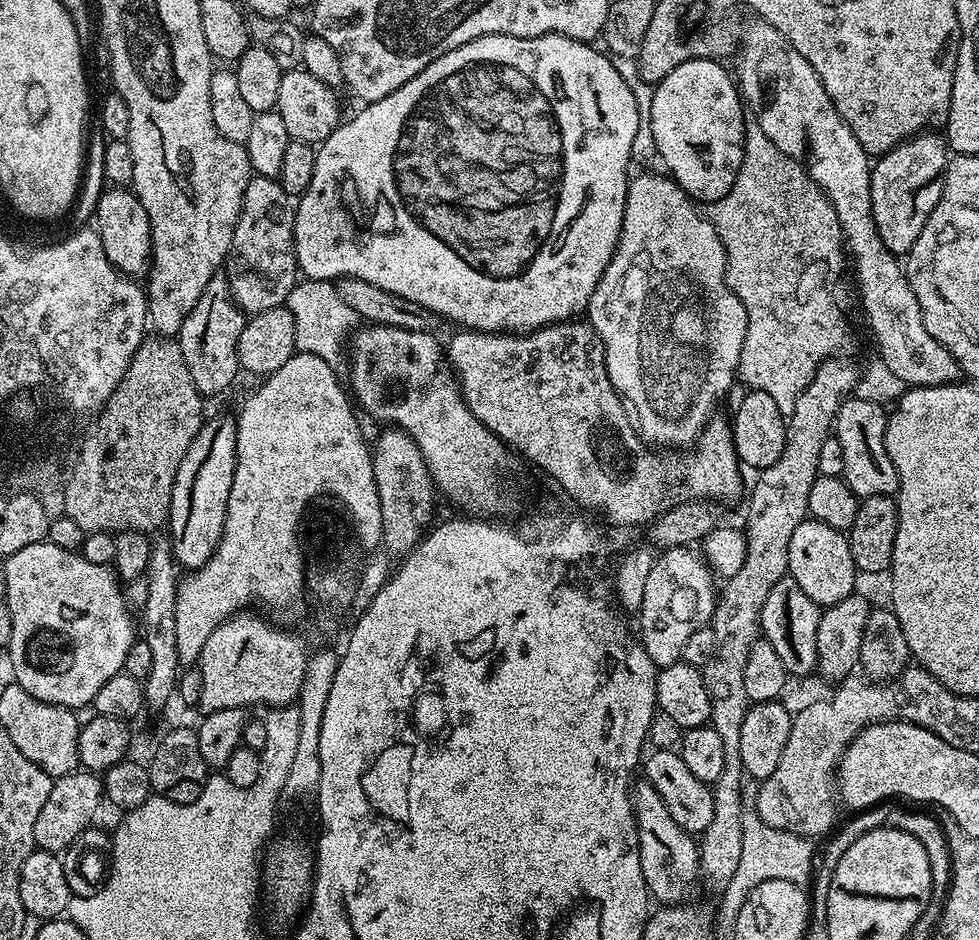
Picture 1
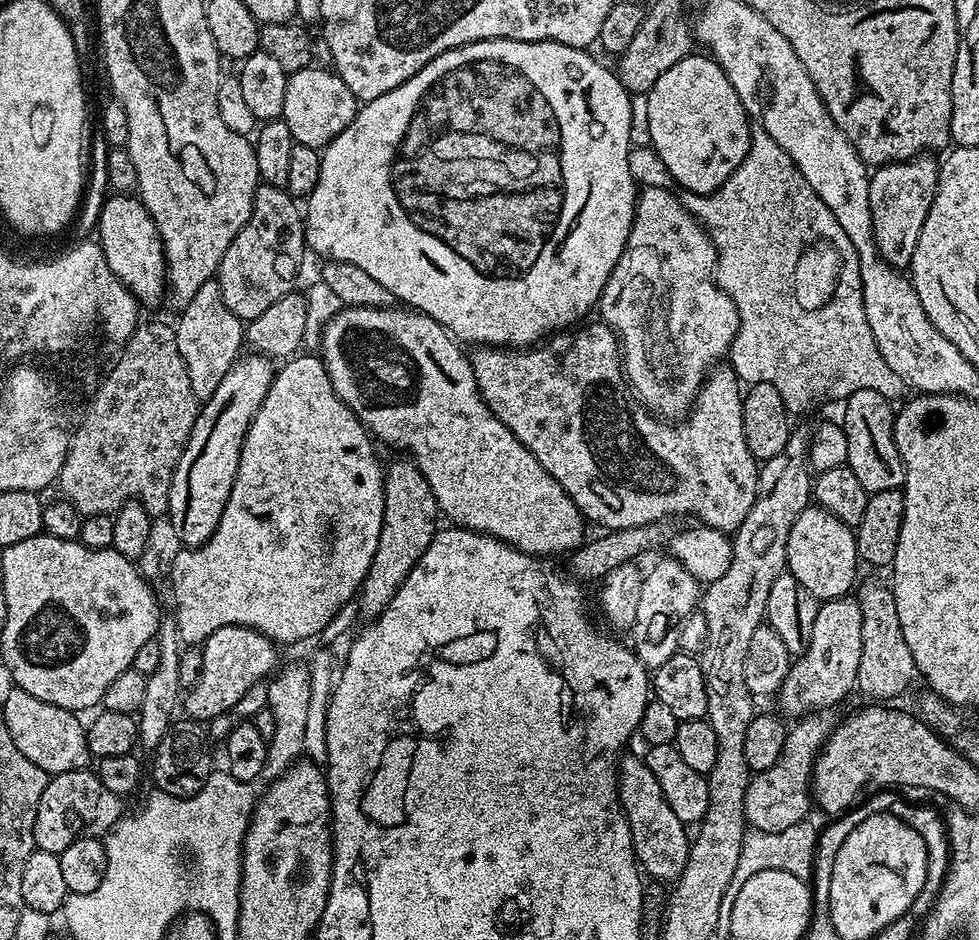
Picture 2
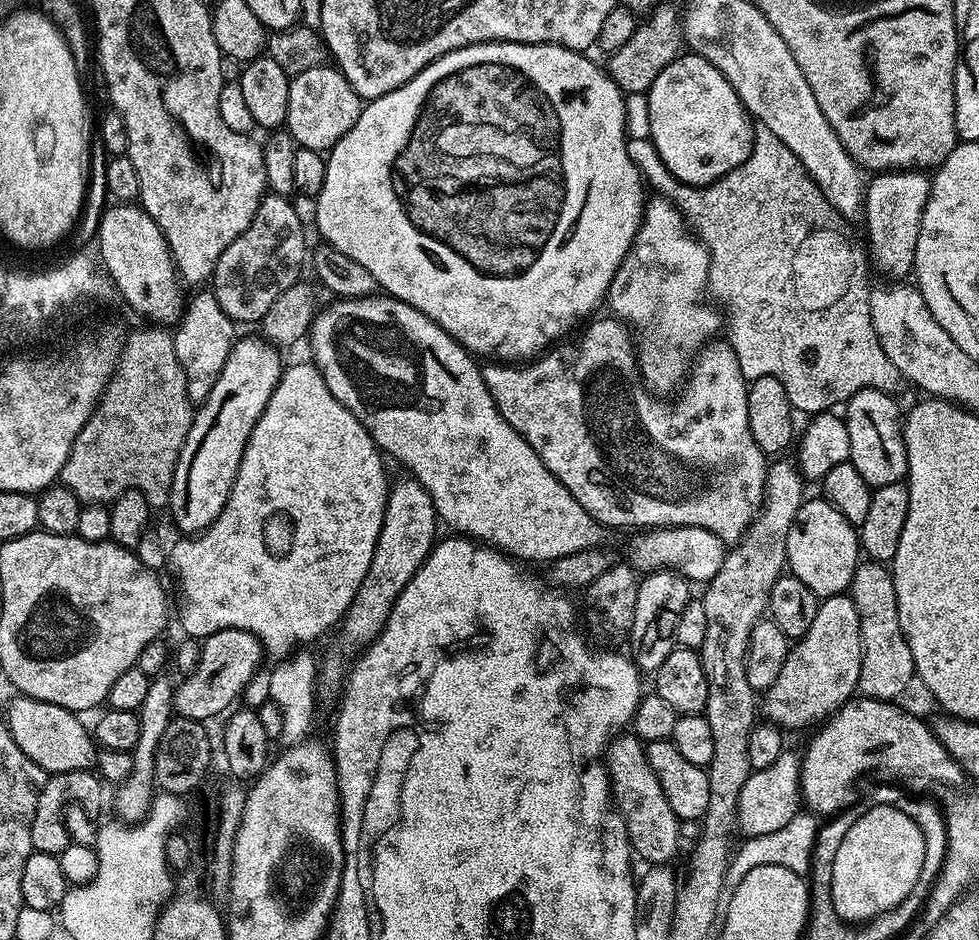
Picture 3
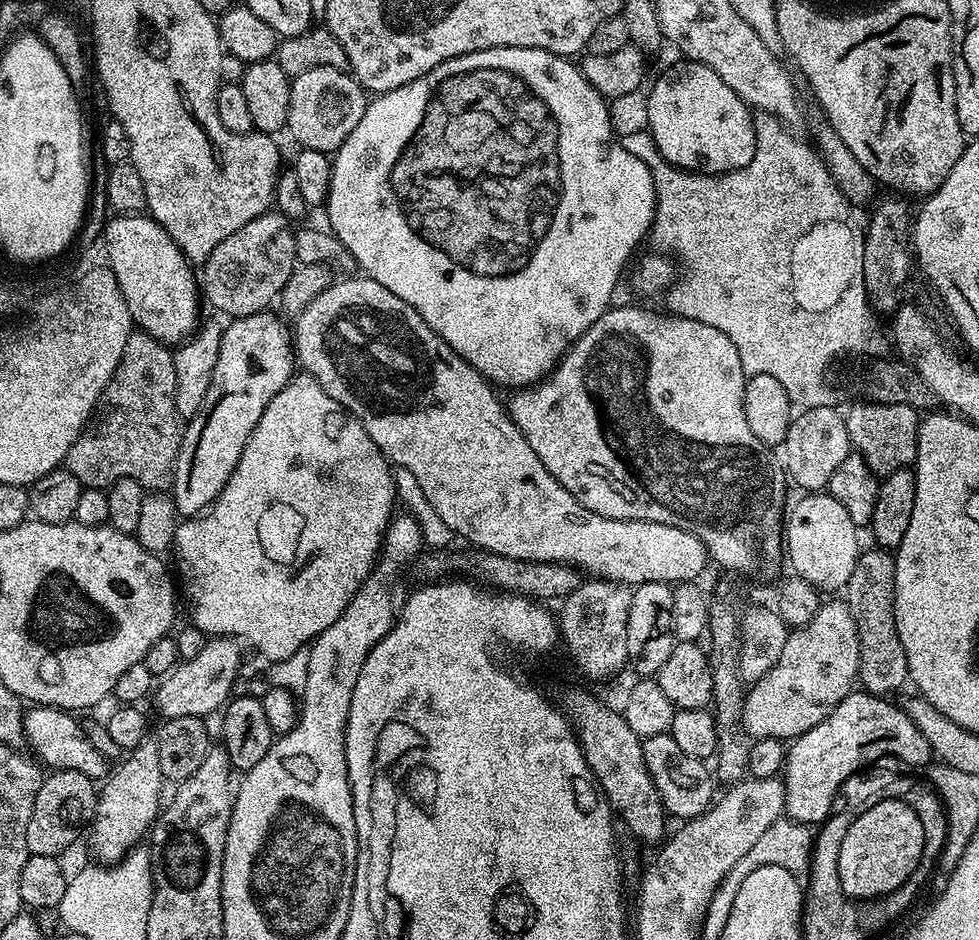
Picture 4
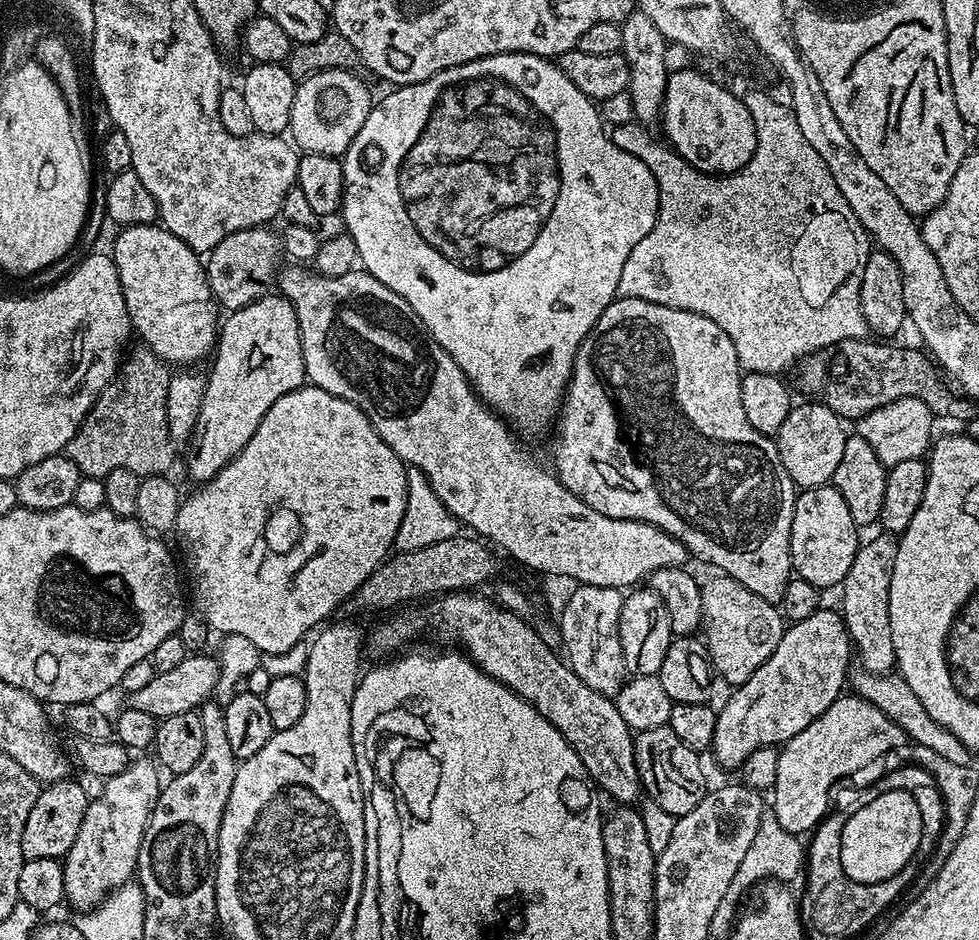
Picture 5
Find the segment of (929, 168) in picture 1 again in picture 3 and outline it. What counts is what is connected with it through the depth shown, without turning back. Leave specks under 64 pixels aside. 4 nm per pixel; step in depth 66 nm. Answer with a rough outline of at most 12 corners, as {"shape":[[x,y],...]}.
{"shape":[[920,170],[867,181],[862,217],[871,267],[913,271],[931,189]]}

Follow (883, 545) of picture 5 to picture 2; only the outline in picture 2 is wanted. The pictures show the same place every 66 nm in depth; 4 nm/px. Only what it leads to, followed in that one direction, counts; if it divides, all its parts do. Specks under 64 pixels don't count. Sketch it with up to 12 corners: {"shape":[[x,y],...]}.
{"shape":[[891,587],[858,588],[856,688],[892,702],[917,679]]}

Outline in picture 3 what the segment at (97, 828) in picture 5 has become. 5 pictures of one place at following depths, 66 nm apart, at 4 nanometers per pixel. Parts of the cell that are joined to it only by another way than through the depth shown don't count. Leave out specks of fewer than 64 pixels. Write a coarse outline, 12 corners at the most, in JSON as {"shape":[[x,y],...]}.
{"shape":[[153,679],[138,713],[132,773],[115,789],[121,821],[139,822],[157,791],[156,751],[174,716],[174,684]]}

